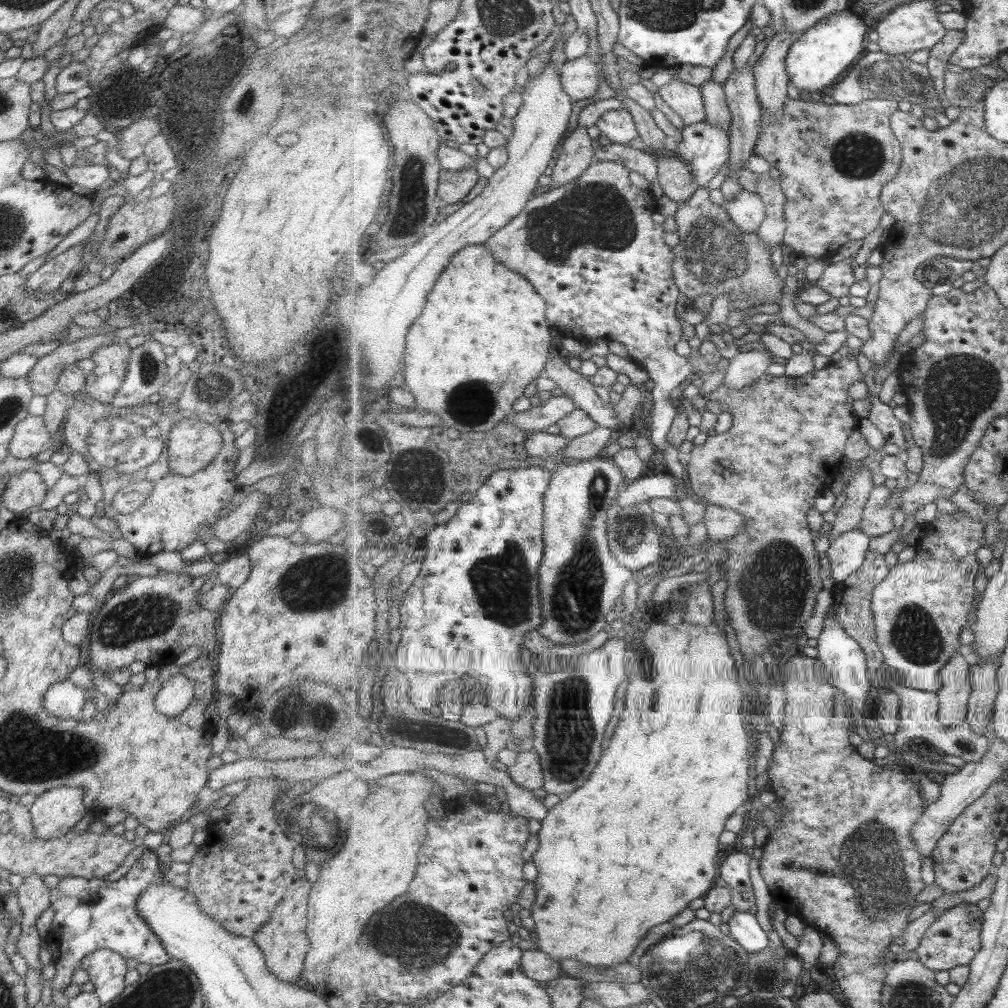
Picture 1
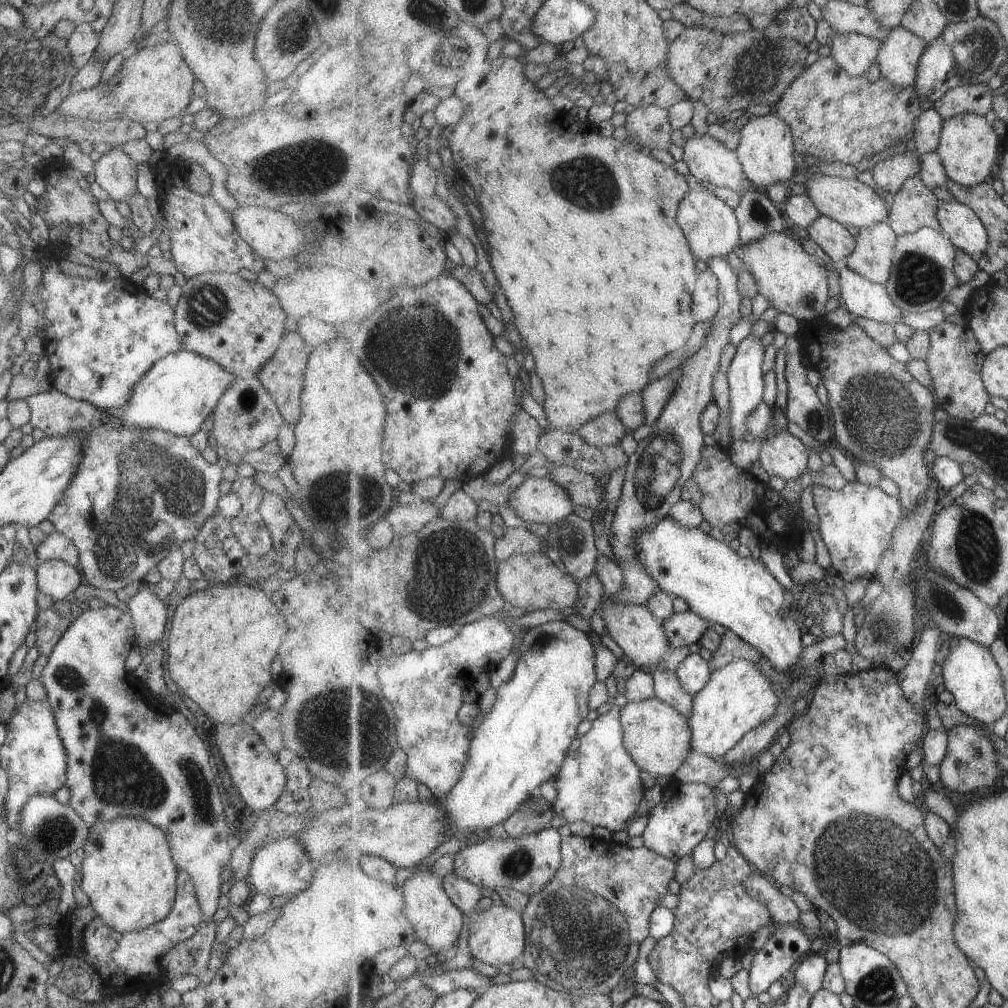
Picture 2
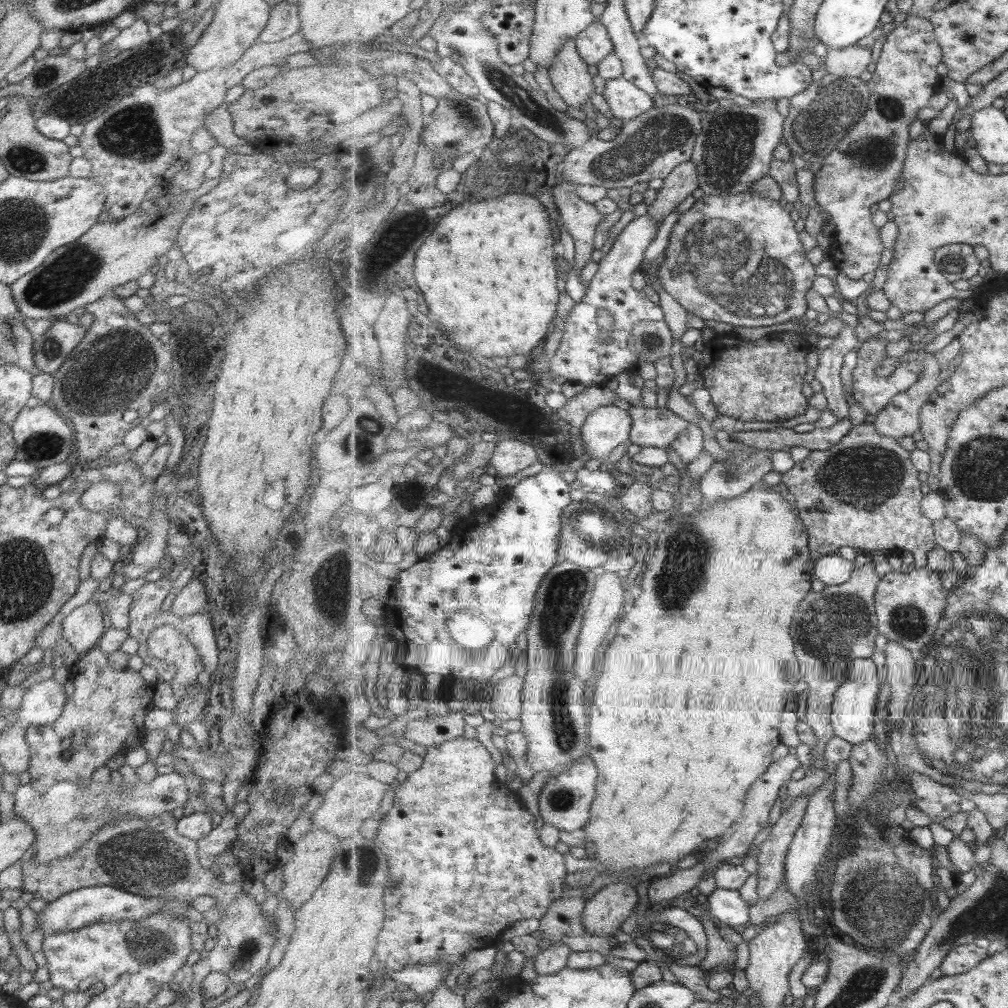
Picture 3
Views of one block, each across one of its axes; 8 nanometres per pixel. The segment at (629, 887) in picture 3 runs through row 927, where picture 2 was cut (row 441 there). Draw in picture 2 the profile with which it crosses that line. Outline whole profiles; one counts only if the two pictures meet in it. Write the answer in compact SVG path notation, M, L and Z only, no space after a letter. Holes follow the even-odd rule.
M605 412L595 420L586 422L577 432L591 446L603 448L619 445L625 436L625 428L616 412Z

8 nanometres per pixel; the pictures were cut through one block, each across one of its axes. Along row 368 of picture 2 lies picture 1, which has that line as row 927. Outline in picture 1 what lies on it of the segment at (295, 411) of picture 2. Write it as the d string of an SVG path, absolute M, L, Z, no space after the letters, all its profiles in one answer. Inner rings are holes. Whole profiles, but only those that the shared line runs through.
M296 877L277 903L277 908L273 910L270 918L259 929L251 932L252 939L264 954L266 968L283 982L302 984L299 976L303 970L306 952L309 950L309 941L304 928L307 924L306 902L311 885L312 883L305 877Z

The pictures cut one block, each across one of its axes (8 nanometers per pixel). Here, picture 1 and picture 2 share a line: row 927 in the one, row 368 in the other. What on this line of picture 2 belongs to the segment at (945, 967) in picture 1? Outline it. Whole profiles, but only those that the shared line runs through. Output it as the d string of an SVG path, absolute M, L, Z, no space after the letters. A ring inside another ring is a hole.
M942 320L938 325L926 330L931 336L931 348L925 364L931 368L935 380L934 394L940 408L953 418L975 420L985 412L991 401L990 392L981 377L986 354L971 330L953 321Z

